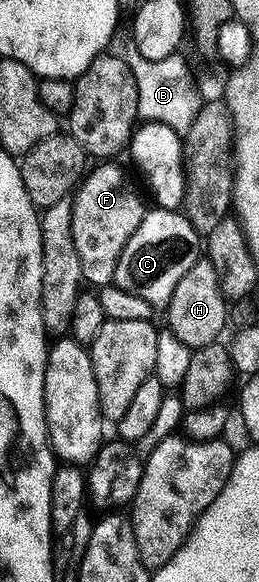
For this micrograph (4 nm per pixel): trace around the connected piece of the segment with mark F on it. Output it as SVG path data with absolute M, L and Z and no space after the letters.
M99 162L97 164L99 167L85 176L72 195L72 233L76 241L76 253L80 253L83 280L94 289L113 284L120 253L124 253L124 245L128 245L128 237L136 233L140 221L148 210L147 204L142 204L137 189L126 180L125 173L117 167L116 163Z

